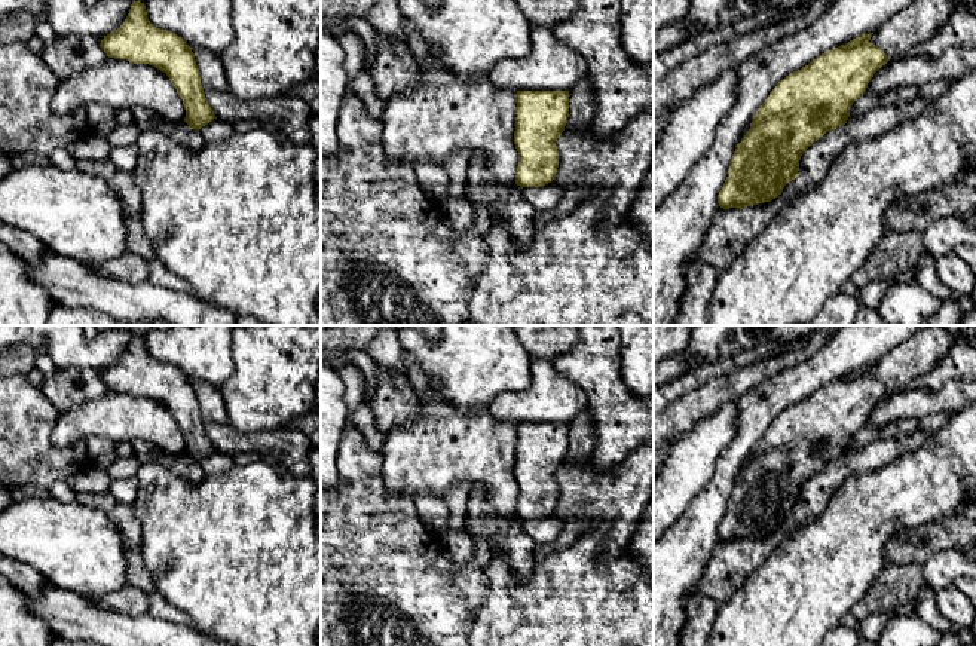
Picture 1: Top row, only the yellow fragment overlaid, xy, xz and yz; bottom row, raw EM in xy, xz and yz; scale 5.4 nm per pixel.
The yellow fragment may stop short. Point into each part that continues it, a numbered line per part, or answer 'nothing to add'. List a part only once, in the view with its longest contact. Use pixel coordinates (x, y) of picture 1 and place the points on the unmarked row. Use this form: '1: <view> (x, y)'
nothing to add

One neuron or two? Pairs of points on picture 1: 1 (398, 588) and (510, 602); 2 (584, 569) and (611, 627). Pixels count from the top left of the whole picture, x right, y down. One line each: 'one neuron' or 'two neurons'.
1: two neurons
2: one neuron

